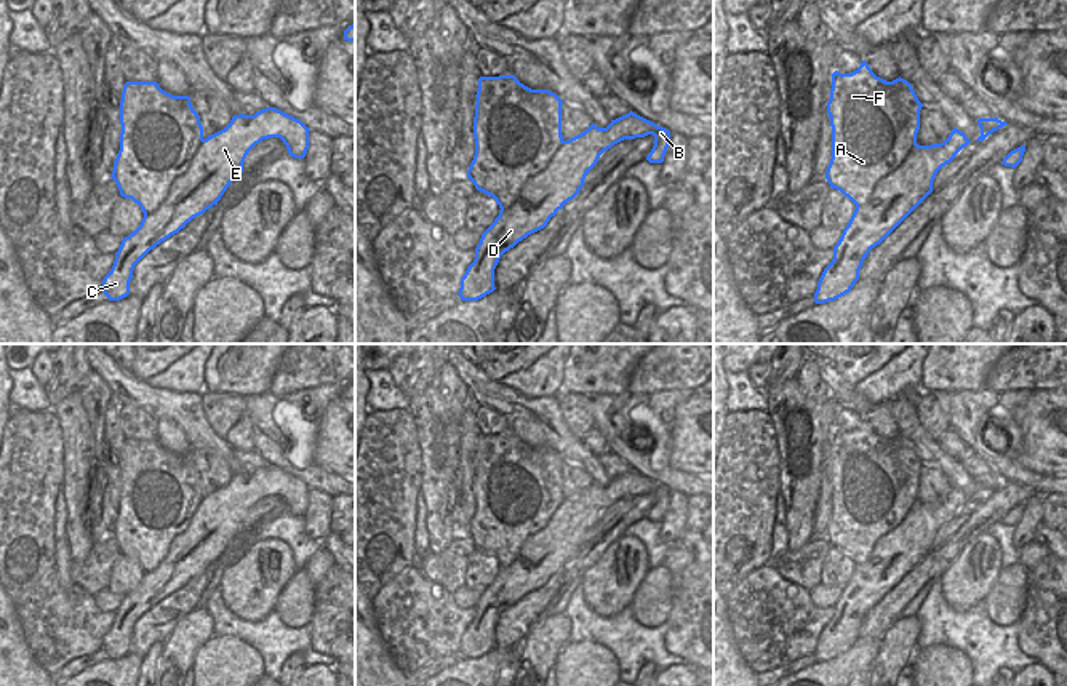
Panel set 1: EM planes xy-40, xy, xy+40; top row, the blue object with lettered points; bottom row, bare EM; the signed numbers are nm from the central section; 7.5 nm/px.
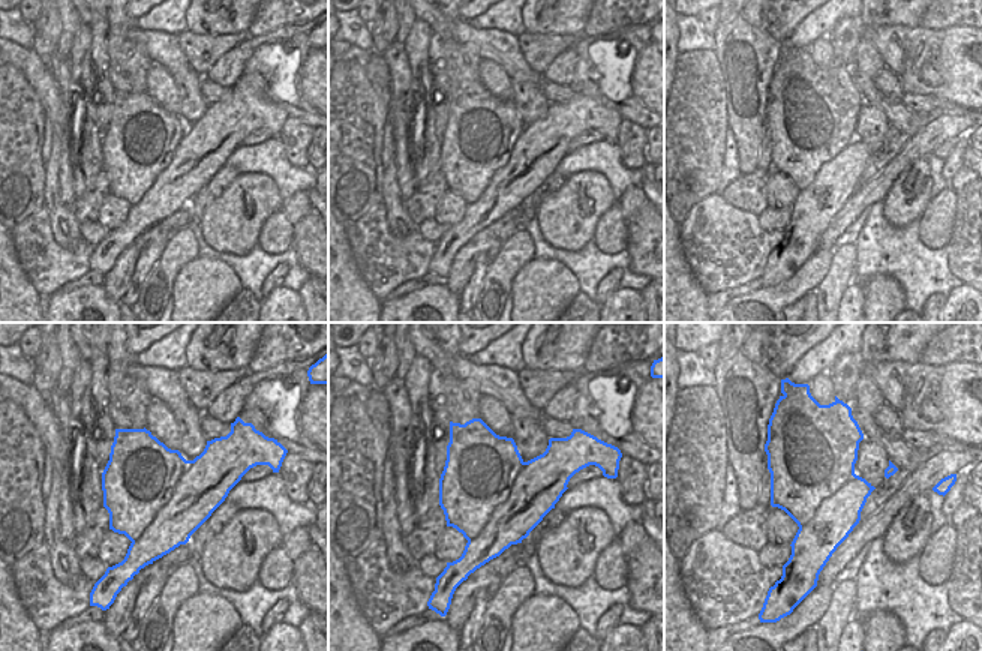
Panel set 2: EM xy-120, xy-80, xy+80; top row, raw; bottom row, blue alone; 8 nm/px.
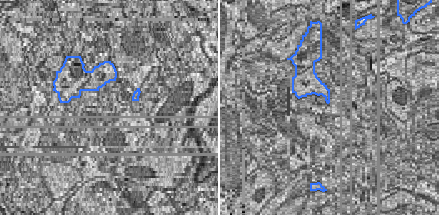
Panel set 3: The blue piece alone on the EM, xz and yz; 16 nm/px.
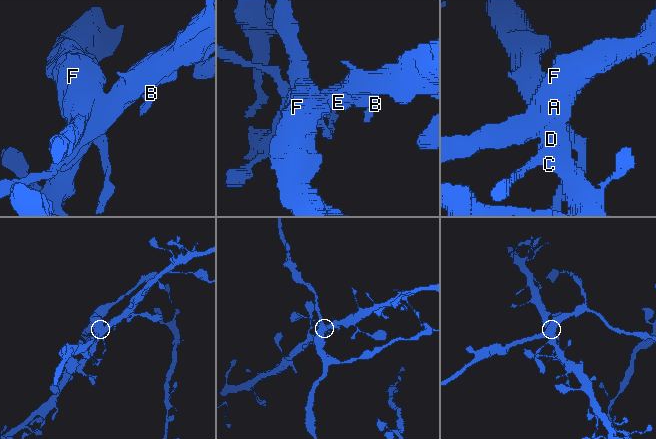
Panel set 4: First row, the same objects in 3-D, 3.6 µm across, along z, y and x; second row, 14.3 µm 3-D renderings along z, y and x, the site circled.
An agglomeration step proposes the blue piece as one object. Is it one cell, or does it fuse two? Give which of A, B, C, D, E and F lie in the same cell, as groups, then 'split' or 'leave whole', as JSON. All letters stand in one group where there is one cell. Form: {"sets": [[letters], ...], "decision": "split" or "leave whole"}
{"sets": [["A", "F"], ["B", "C", "D", "E"]], "decision": "split"}

